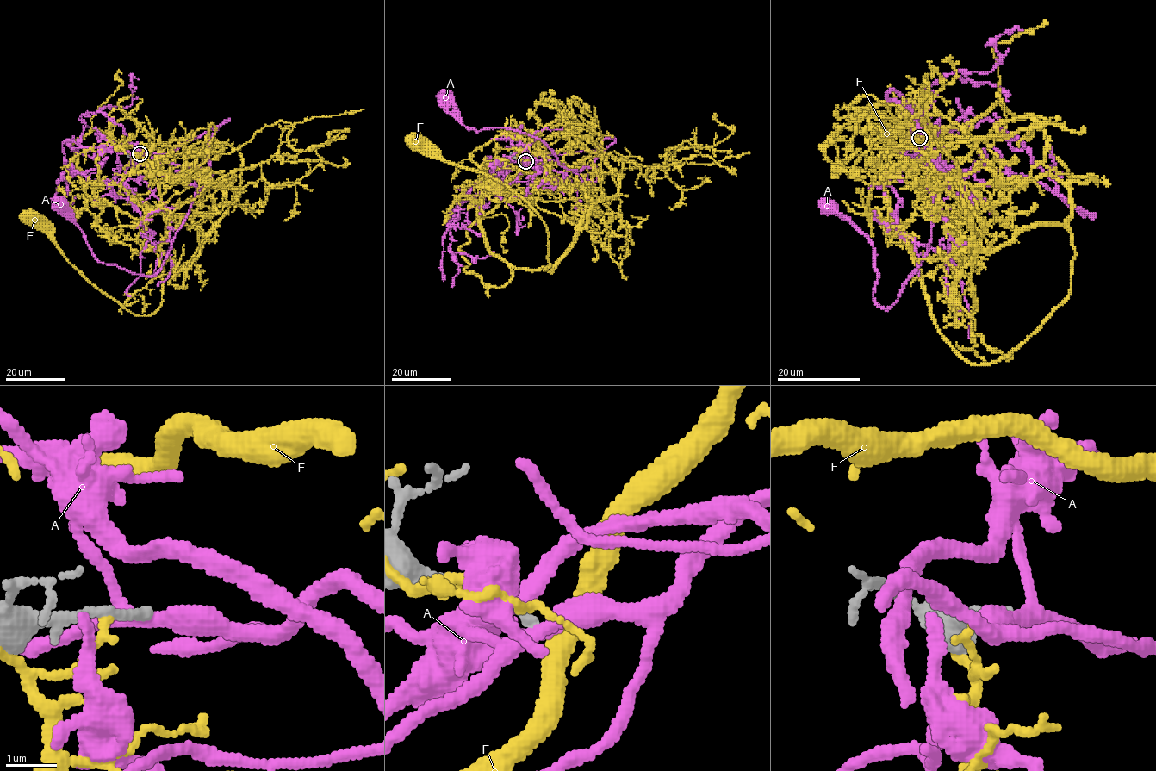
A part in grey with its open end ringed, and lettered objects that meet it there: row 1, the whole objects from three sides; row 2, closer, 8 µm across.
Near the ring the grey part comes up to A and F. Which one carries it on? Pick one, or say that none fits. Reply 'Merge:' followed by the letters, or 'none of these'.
Merge: none of these

